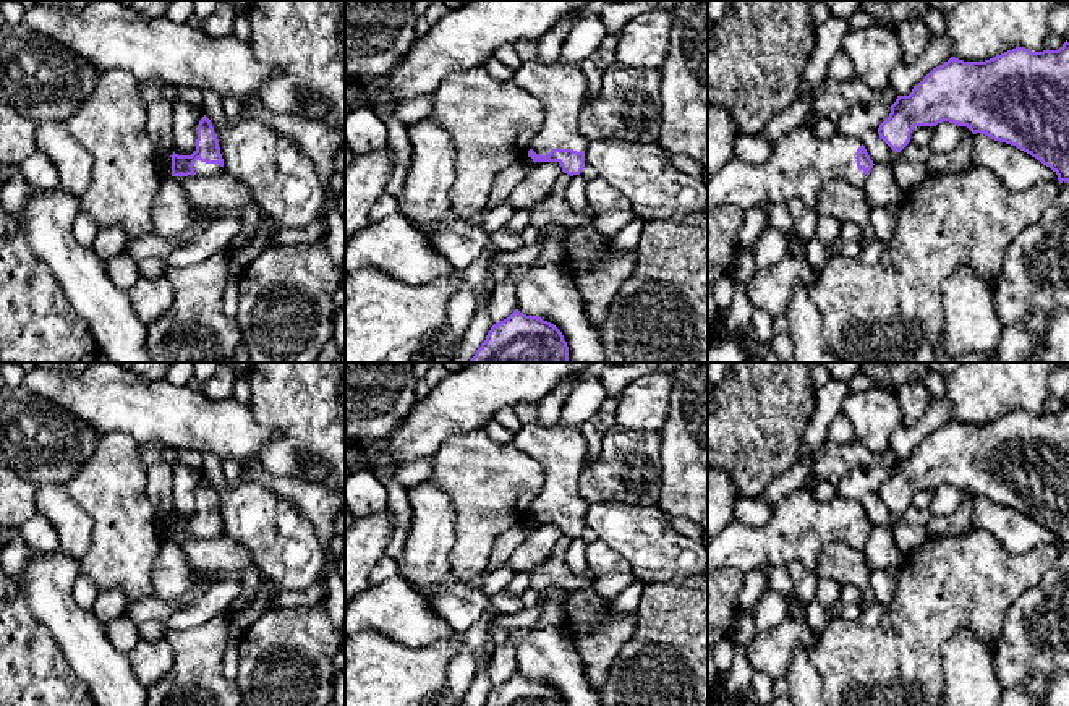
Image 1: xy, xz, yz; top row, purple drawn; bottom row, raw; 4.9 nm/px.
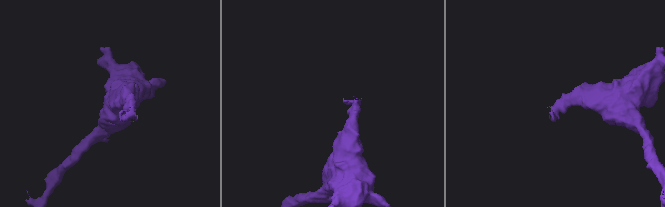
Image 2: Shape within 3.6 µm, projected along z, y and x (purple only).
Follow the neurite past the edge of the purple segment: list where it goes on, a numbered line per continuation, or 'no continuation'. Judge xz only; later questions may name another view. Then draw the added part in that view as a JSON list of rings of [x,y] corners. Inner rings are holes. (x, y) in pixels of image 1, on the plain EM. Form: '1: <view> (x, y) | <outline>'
1: xz (562, 450) | [[[525,424],[513,432],[512,445],[544,468],[544,484],[530,512],[538,518],[547,518],[552,512],[586,512],[588,504],[578,494],[578,478],[588,455],[580,426]]]

